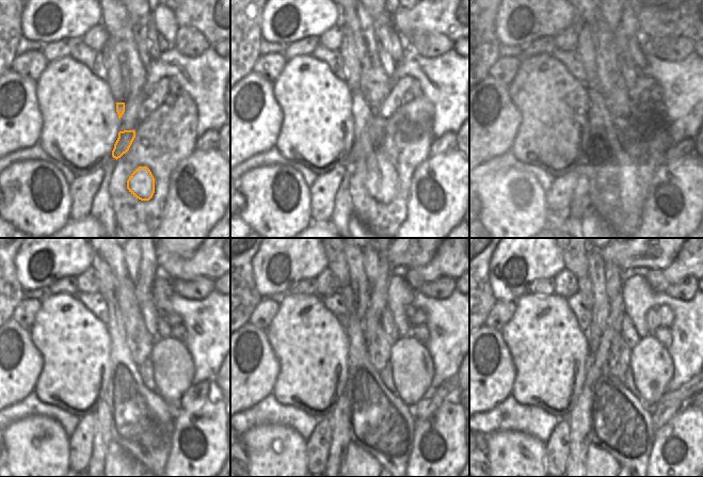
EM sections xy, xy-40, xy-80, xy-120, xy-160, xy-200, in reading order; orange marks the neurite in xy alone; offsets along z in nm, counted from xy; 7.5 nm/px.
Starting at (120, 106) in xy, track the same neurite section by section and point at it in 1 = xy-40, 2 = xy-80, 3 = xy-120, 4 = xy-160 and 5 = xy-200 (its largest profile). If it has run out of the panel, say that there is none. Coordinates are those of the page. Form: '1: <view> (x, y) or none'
1: xy-40 (362, 113)
2: xy-80 (600, 116)
3: xy-120 (120, 355)
4: xy-160 (357, 353)
5: xy-200 (585, 286)

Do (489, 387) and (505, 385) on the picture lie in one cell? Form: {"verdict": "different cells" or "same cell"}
{"verdict": "same cell"}

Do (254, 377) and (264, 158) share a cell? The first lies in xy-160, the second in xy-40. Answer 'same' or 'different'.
different

